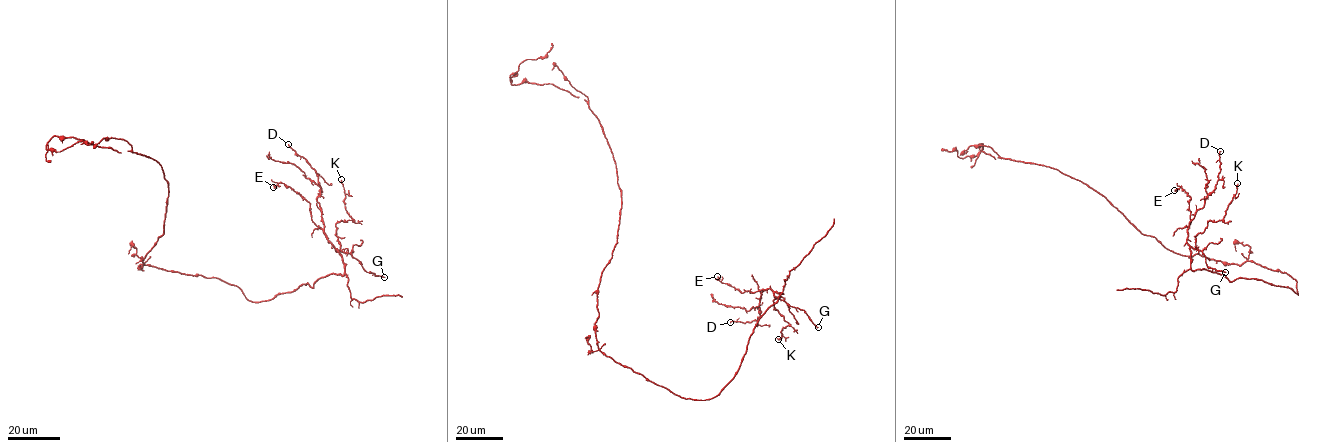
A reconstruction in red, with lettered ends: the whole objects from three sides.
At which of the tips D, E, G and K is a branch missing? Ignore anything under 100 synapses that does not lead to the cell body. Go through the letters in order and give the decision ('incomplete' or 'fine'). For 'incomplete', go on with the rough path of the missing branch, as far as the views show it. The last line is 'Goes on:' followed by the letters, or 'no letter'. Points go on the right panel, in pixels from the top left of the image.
D: fine
E: fine
G: fine
K: fine
Goes on: no letter

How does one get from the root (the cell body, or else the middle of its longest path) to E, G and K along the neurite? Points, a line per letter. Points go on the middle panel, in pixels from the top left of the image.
E: (596, 340), (606, 355), (675, 394), (715, 397), (737, 371), (759, 318), (781, 293), (741, 293), (717, 276)
G: (596, 340), (606, 355), (657, 384), (706, 400), (735, 375), (757, 321), (781, 293), (775, 292), (818, 327)
K: (596, 340), (657, 384), (706, 400), (735, 375), (775, 292), (774, 309), (788, 323), (778, 339)

